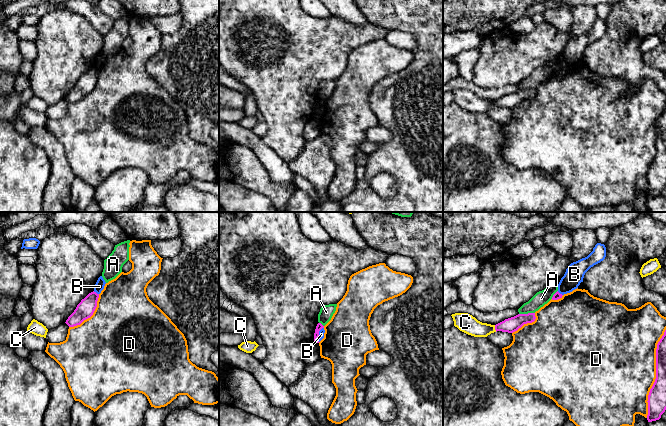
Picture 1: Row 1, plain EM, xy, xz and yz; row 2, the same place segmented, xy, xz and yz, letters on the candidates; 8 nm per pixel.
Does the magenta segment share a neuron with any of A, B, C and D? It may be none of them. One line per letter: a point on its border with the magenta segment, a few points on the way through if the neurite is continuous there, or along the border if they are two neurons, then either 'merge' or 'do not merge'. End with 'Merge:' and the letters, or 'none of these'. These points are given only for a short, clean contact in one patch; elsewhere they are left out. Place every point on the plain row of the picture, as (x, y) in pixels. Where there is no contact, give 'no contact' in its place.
A: contact yz (526, 90); do not merge
B: contact xz (318, 110); border xz (323, 103), (319, 107), (318, 117); do not merge
C: contact yz (495, 104); do not merge
D: contact xy (90, 92); do not merge
Merge: none of these

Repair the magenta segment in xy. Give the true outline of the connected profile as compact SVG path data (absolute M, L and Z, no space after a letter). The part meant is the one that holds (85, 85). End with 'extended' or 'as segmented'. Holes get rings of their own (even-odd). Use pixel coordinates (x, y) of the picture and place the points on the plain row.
M96 68L89 69L81 78L77 81L74 88L66 96L66 100L69 103L80 101L84 96L90 94L96 83L99 70Z; as segmented

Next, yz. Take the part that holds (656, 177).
M666 106L657 120L656 155L648 171L648 198L656 197L666 186Z; as segmented

